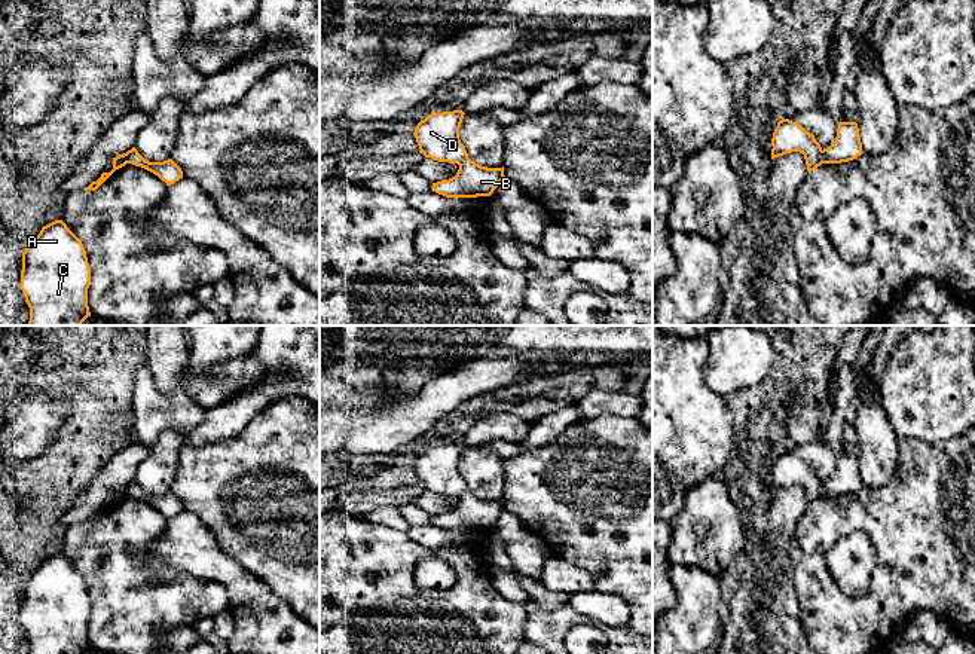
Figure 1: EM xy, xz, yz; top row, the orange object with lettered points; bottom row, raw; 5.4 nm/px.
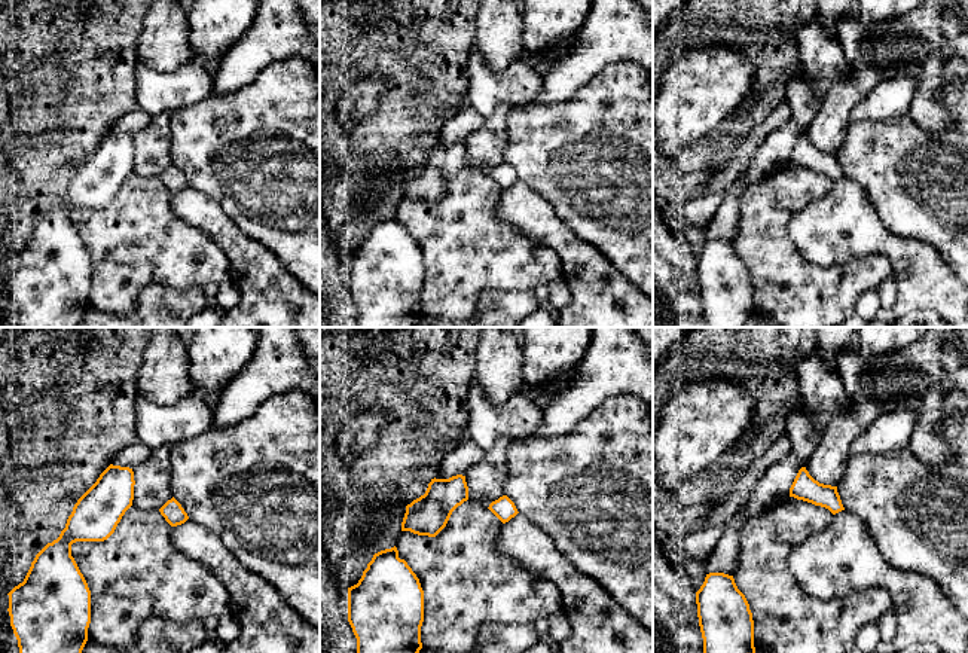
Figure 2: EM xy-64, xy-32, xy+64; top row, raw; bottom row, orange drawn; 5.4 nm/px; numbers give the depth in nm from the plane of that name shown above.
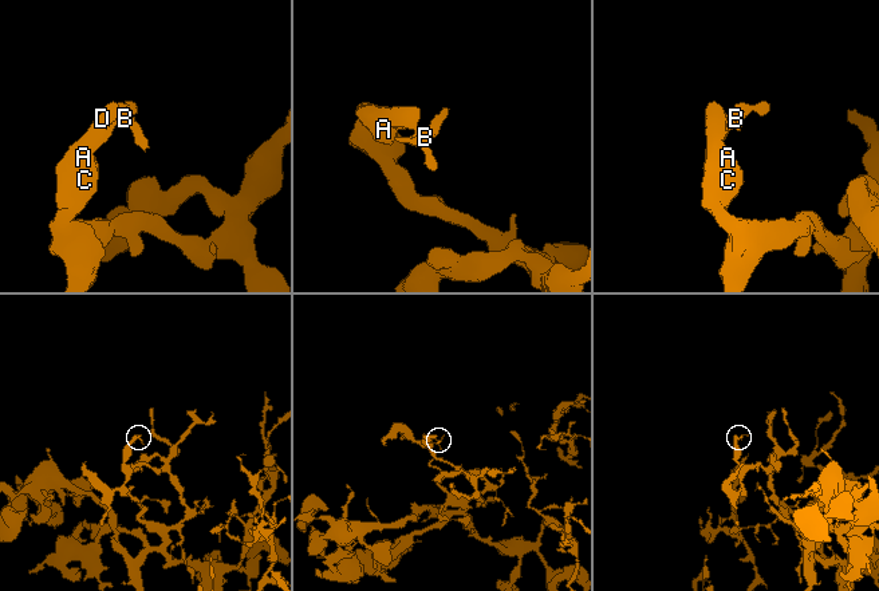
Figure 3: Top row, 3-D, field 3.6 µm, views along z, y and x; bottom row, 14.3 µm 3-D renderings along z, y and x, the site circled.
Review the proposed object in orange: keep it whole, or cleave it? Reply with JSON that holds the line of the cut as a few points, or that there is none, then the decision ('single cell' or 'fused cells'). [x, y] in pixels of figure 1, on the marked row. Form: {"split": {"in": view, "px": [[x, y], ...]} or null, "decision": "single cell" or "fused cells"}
{"split": {"in": "xy", "px": [[130, 150], [128, 162]]}, "decision": "fused cells"}

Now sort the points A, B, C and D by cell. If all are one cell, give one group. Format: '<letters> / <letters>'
A C D / B

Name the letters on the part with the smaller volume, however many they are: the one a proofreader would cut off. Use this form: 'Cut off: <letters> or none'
Cut off: B

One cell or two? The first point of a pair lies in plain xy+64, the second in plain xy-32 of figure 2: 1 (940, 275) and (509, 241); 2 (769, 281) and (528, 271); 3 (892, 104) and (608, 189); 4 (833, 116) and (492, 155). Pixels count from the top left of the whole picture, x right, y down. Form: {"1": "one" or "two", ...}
{"1": "two", "2": "one", "3": "two", "4": "one"}

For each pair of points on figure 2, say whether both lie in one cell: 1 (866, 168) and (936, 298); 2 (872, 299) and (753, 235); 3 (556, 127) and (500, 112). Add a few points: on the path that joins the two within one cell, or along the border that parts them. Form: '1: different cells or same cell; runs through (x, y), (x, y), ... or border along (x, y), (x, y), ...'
1: different cells; border along (876, 211), (888, 229), (925, 241), (934, 249)
2: different cells; border along (875, 287), (860, 295), (854, 311)
3: different cells; border along (513, 109), (507, 116), (507, 142), (504, 148)

